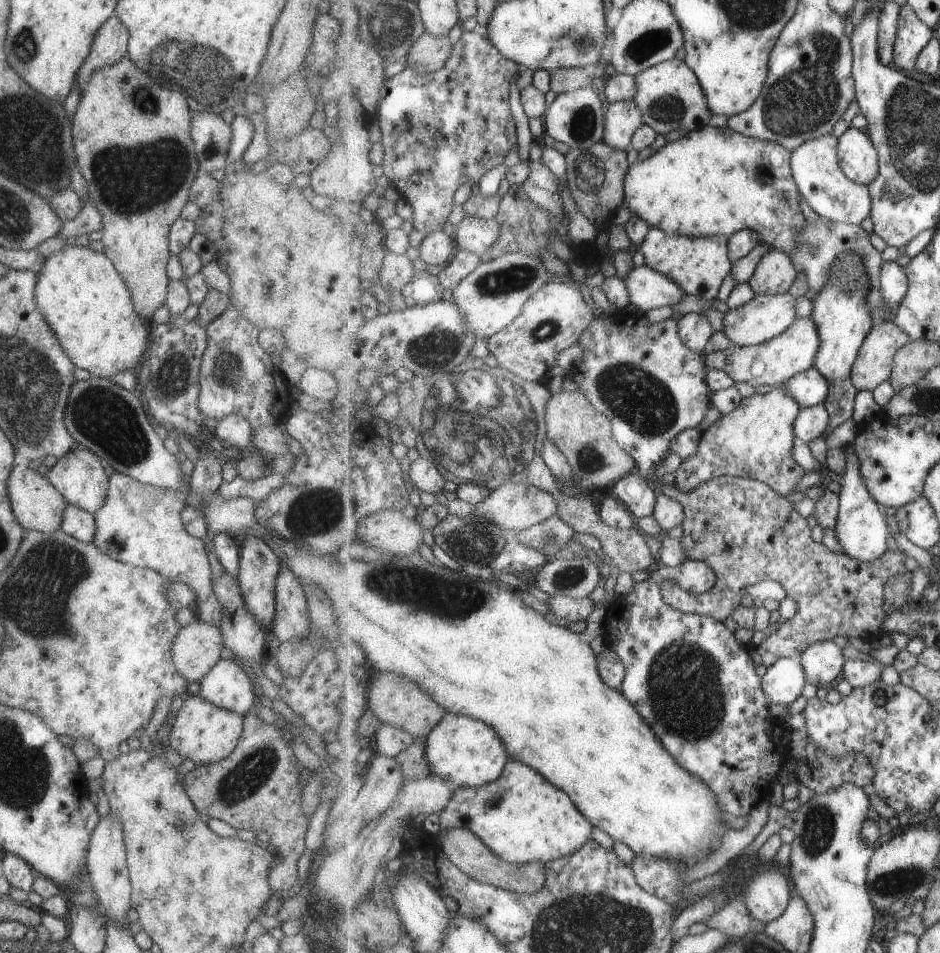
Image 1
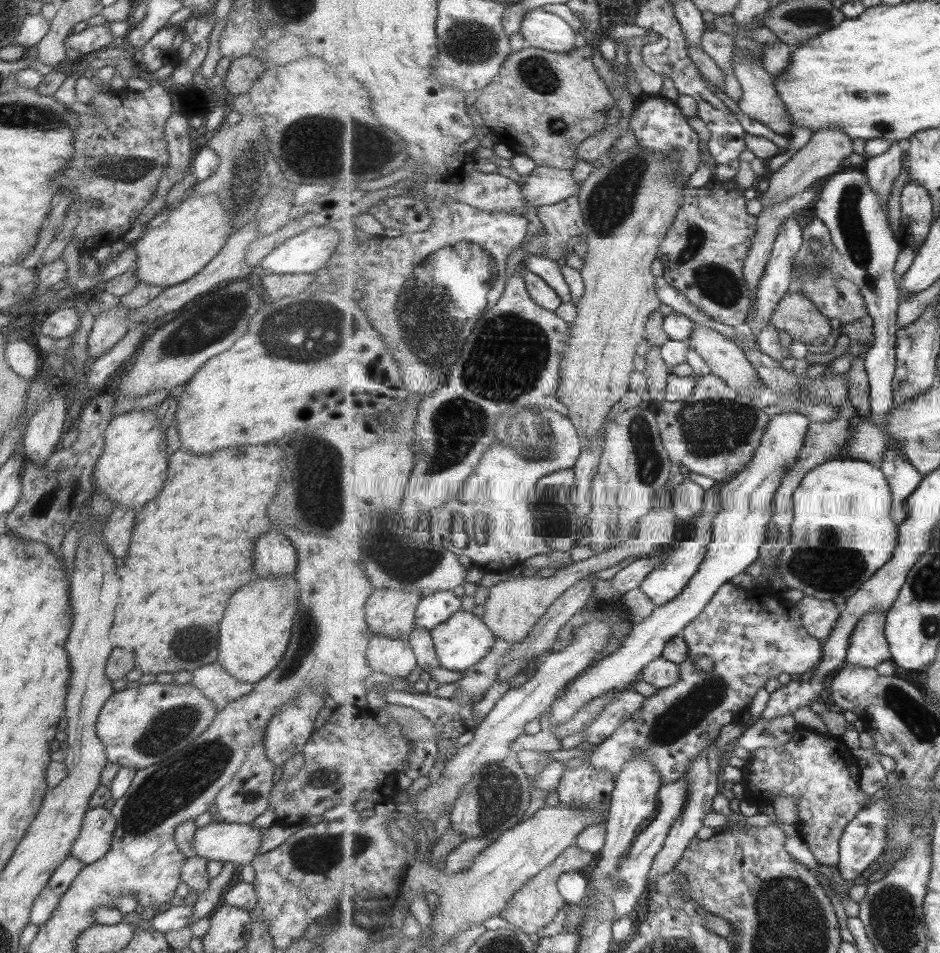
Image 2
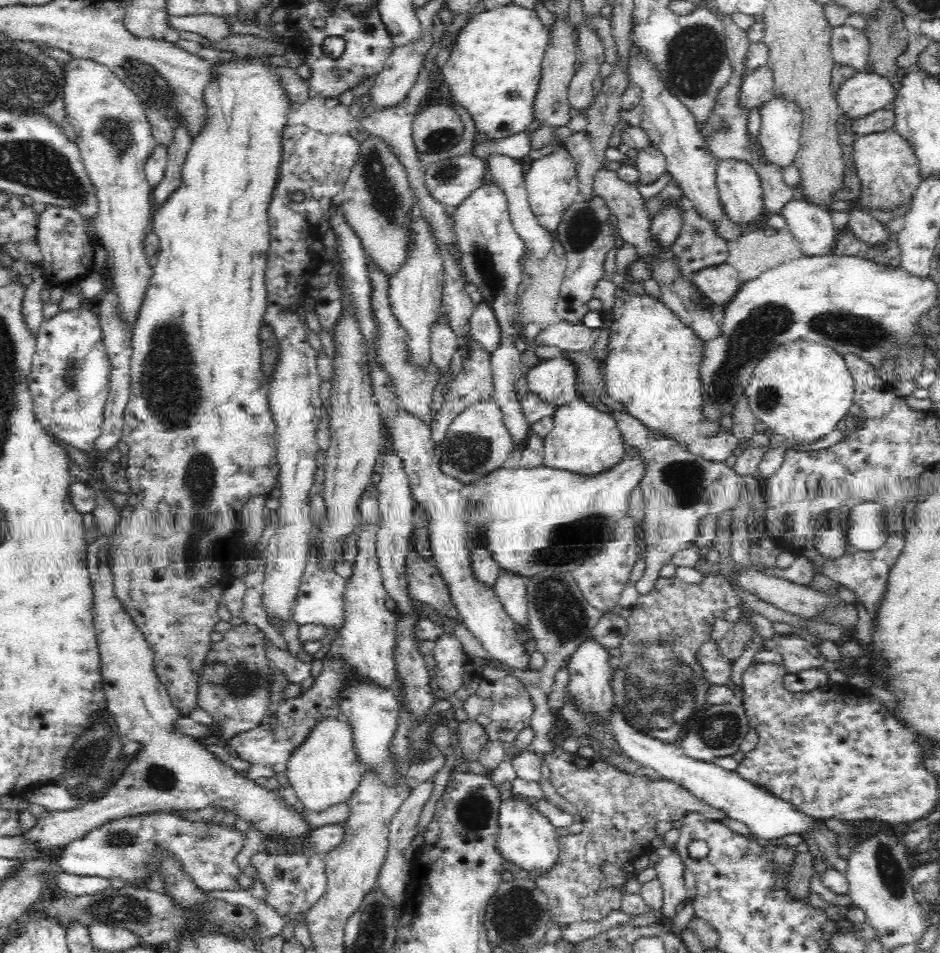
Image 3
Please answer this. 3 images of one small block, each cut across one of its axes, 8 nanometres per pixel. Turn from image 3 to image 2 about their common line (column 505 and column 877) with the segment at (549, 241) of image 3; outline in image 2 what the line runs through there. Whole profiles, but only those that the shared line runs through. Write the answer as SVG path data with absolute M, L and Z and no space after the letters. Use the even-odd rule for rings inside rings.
M896 141L884 154L866 159L866 176L869 178L869 185L881 198L886 212L886 203L889 202L893 184L901 176L901 165L905 153L906 143Z

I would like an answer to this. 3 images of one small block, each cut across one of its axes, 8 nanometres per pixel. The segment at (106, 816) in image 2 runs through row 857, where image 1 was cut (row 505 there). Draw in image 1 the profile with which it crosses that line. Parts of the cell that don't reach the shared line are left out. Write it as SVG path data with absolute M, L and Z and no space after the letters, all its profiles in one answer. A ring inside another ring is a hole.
M75 446L71 450L67 450L63 456L58 457L56 463L48 470L43 470L43 473L47 482L61 494L67 504L73 504L73 506L93 514L103 504L103 498L107 492L108 477L103 468L104 465L100 458L91 450L87 450L83 446Z

